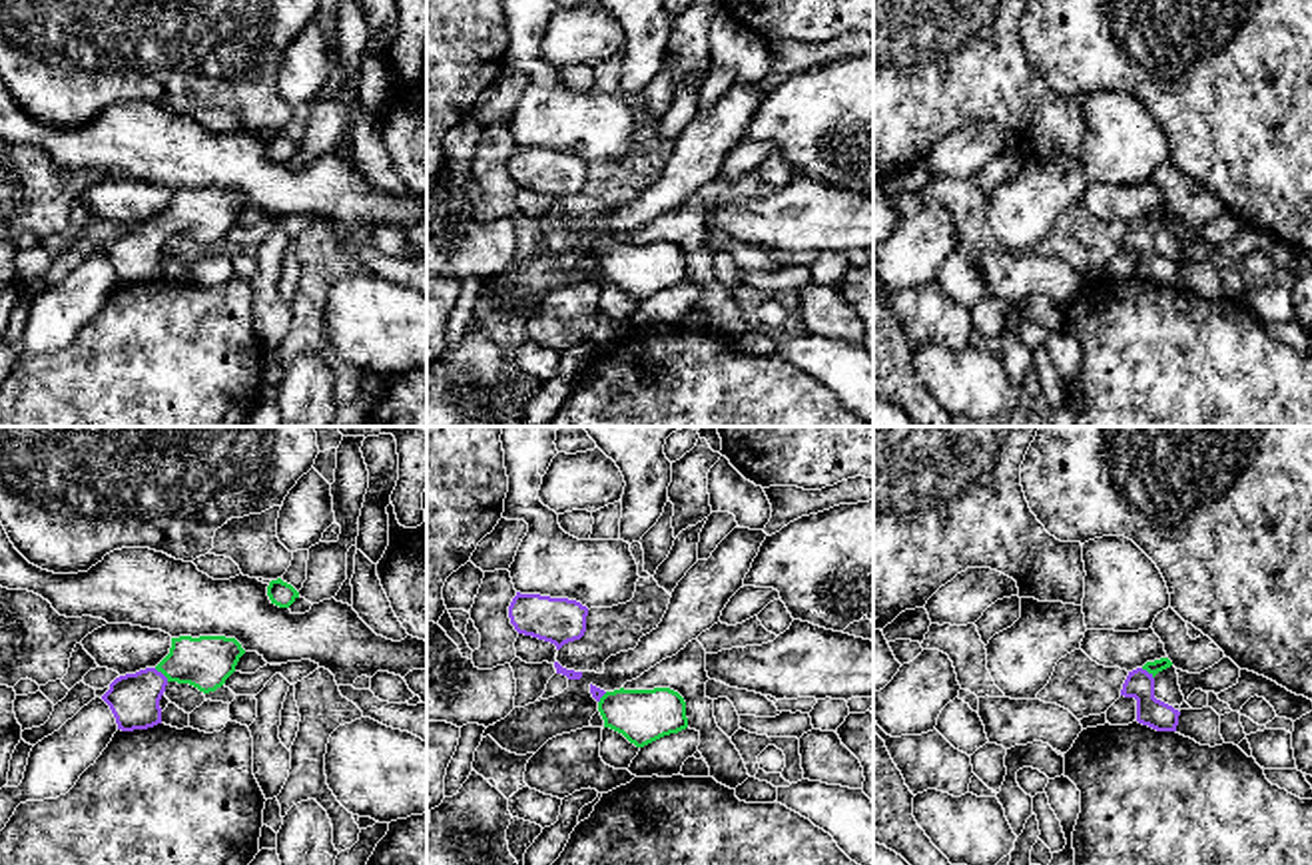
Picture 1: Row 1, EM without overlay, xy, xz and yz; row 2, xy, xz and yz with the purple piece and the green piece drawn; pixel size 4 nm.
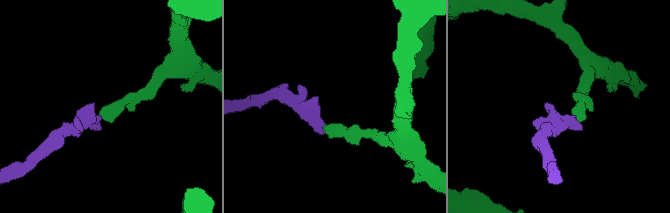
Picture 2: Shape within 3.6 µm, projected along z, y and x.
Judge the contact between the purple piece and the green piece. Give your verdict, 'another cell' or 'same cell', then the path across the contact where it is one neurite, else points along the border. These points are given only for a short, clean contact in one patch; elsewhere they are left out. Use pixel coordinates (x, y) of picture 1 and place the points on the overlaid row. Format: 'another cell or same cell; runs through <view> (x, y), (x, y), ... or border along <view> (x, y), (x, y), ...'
same cell; runs through xy (134, 698), (162, 674), (186, 662), (206, 662)

